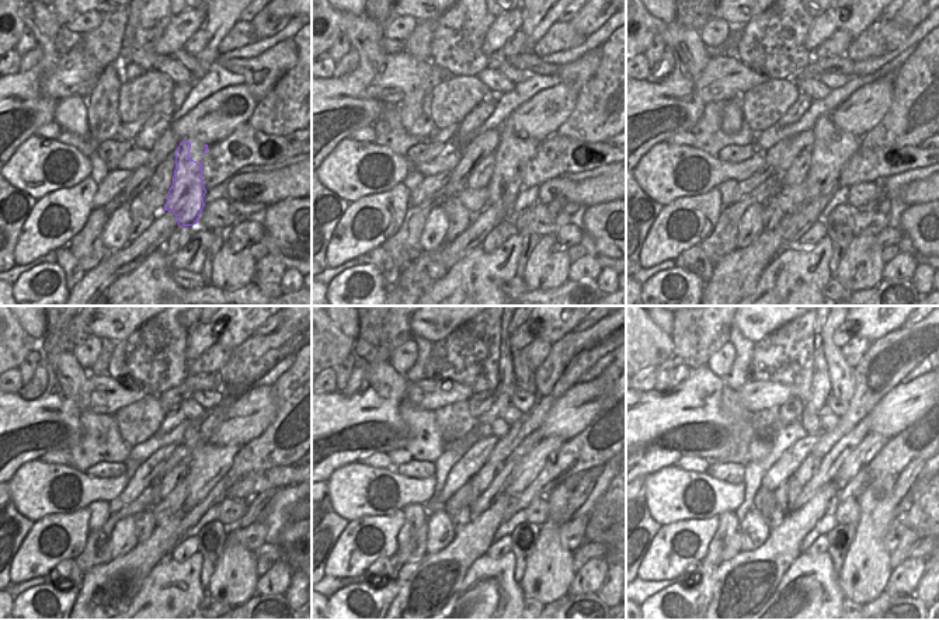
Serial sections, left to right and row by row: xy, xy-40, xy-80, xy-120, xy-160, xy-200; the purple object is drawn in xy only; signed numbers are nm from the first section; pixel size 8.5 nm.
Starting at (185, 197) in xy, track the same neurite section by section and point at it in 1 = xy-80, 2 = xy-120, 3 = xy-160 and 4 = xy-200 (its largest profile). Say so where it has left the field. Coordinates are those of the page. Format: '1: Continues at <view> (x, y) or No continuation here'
1: Continues at xy-80 (821, 177)
2: Continues at xy-120 (219, 459)
3: Continues at xy-160 (535, 462)
4: Continues at xy-200 (866, 450)

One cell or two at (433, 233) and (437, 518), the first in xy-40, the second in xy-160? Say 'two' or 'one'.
one

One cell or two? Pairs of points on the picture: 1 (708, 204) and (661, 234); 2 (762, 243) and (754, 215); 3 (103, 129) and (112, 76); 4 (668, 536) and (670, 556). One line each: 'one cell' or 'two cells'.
1: one cell
2: two cells
3: one cell
4: one cell

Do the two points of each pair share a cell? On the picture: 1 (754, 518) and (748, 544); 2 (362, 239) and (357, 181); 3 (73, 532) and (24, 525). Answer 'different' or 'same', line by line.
1: same
2: different
3: different

